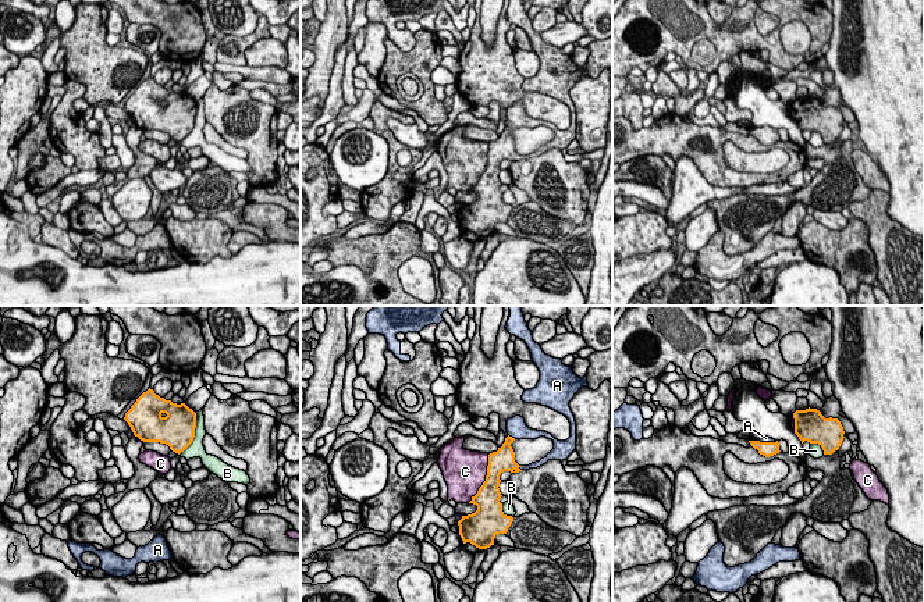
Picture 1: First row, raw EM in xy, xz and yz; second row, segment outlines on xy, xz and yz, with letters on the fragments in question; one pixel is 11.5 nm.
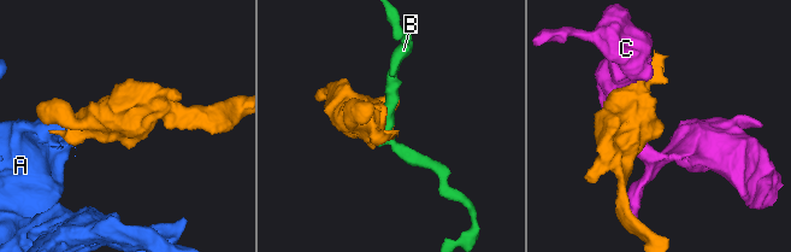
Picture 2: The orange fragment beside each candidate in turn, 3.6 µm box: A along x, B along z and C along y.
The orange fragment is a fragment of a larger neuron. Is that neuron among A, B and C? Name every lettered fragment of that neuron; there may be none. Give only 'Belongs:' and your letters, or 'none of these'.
Belongs: A

